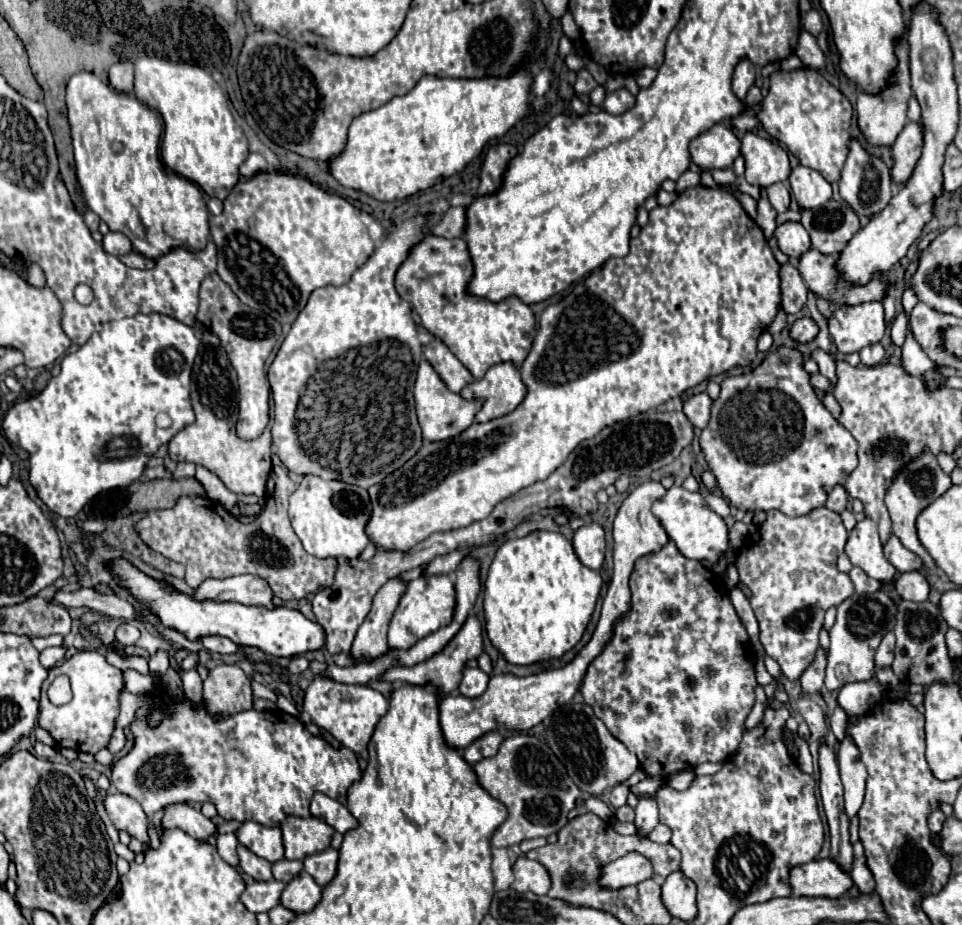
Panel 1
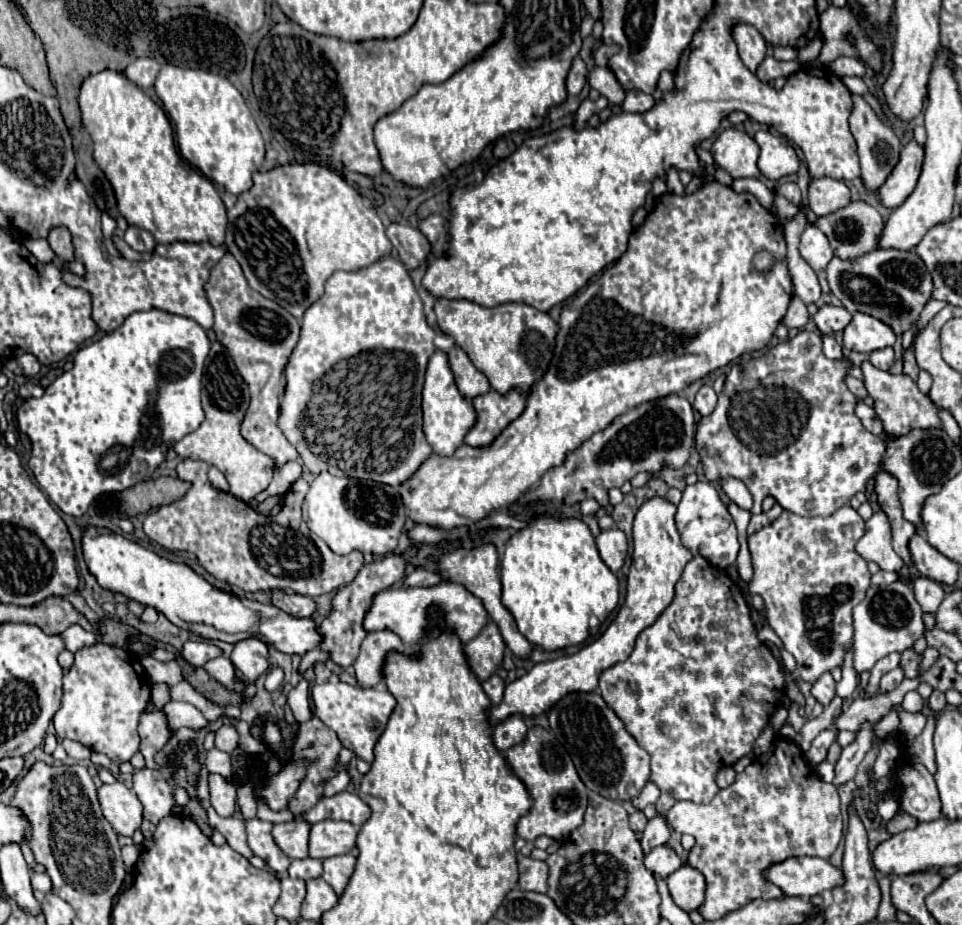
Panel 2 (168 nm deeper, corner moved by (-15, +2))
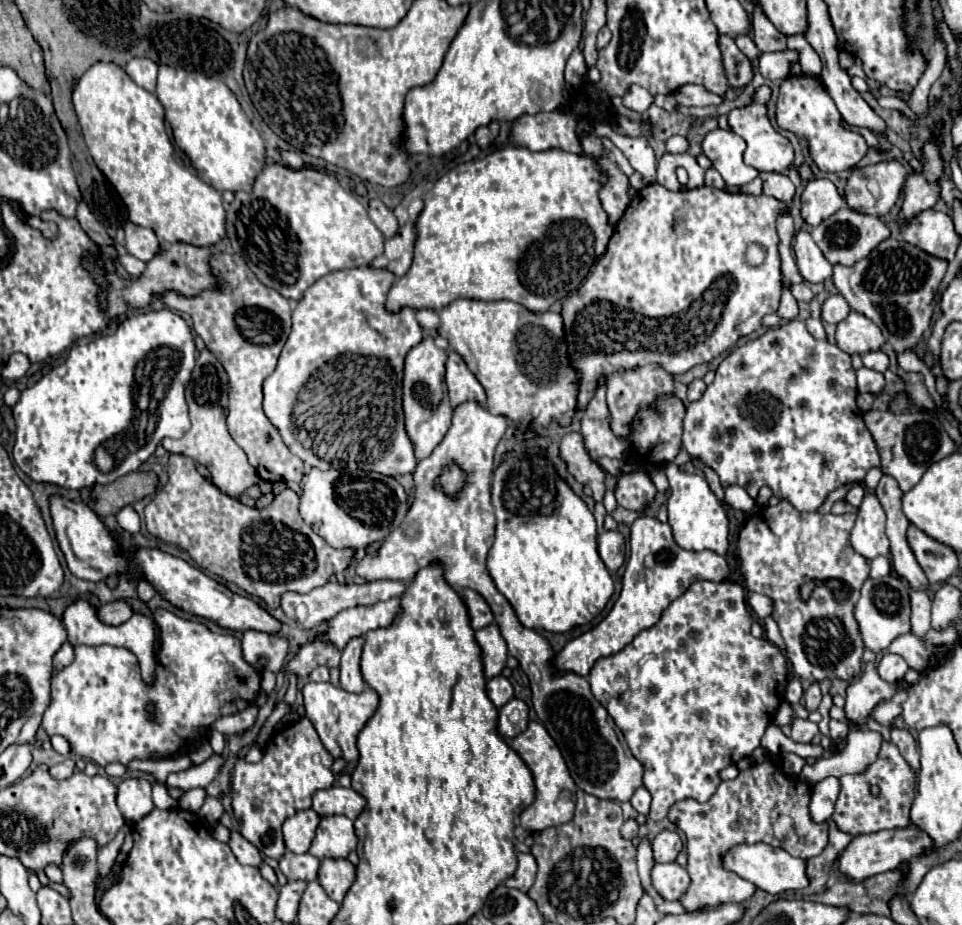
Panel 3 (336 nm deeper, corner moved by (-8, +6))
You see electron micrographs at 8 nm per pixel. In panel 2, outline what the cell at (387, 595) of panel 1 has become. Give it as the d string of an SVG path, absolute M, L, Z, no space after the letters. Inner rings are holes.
M393 630L369 632L365 636L361 652L353 664L359 686L375 688L383 680L383 666L389 652L405 652L401 638Z

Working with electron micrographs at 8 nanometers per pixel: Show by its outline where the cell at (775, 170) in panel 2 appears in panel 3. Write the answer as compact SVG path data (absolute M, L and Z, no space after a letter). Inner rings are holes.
M760 86L754 96L752 96L752 104L742 106L742 108L734 108L728 114L728 124L732 128L732 132L736 132L738 136L744 138L746 142L746 150L744 150L744 162L752 168L756 168L758 172L784 172L792 166L794 162L794 150L788 138L784 138L778 130L774 130L774 126L770 124L768 118L768 108L766 102L770 100L770 86Z

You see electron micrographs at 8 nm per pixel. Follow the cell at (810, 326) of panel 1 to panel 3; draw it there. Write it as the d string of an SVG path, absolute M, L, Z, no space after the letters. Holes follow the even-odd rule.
M840 294L830 296L830 298L822 304L822 320L830 322L830 324L842 322L848 314L850 314L850 306L848 306L848 302L846 302Z

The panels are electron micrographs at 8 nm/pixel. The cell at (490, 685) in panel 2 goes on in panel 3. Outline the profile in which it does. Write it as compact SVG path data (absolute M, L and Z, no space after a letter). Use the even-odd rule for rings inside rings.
M496 676L496 678L488 680L486 692L488 692L488 696L490 696L490 700L494 702L496 708L502 708L508 700L514 698L514 688L504 676Z

